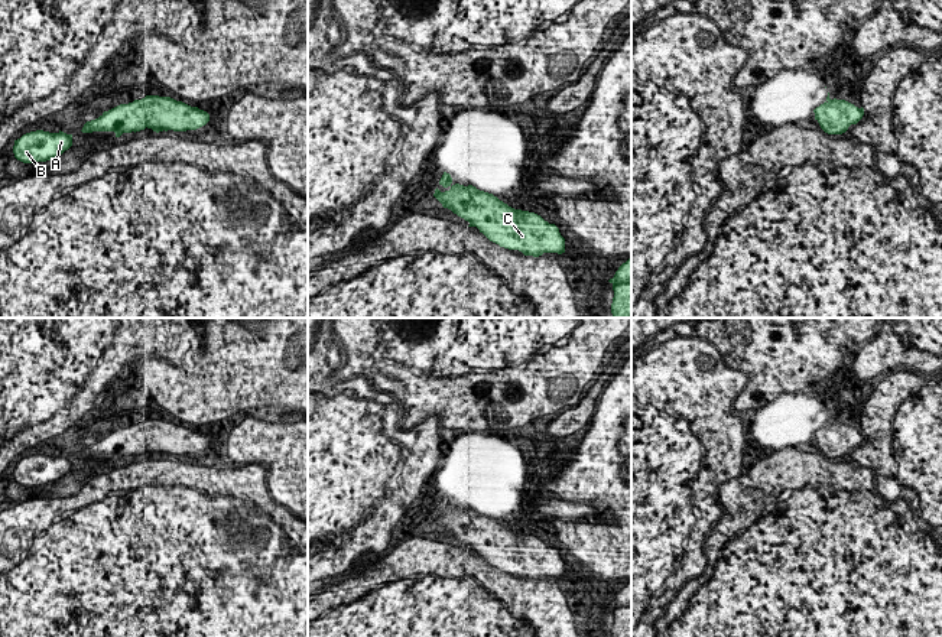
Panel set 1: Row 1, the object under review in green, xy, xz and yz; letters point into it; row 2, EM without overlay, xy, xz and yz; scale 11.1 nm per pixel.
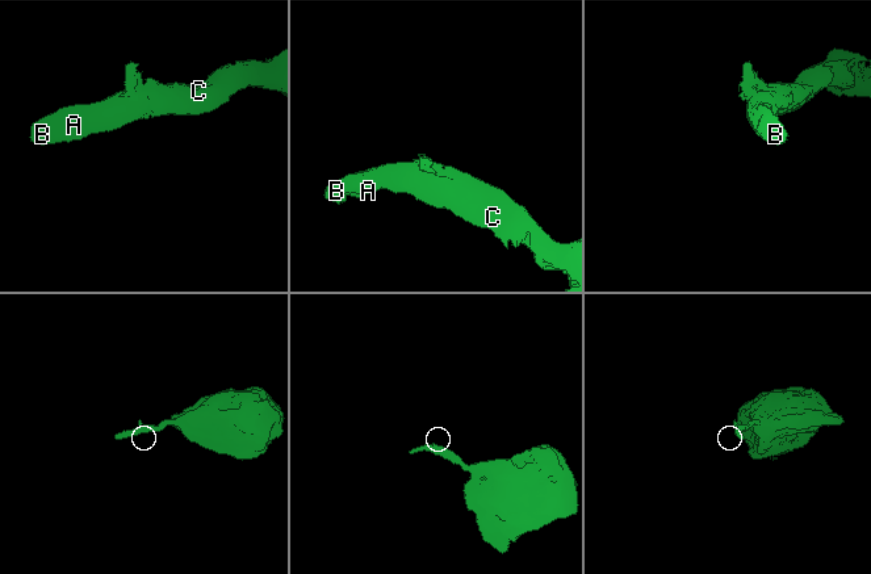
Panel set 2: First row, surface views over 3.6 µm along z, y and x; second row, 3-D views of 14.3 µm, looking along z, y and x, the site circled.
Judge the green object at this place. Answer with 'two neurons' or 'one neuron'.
two neurons

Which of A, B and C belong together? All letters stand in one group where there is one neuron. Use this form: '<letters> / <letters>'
A B / C

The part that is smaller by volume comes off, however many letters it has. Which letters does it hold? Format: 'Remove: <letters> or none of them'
Remove: A, B

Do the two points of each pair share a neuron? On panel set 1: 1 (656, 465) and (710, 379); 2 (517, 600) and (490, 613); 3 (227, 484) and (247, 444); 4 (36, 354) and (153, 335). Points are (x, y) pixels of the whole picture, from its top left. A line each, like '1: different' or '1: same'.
1: same
2: different
3: different
4: same

